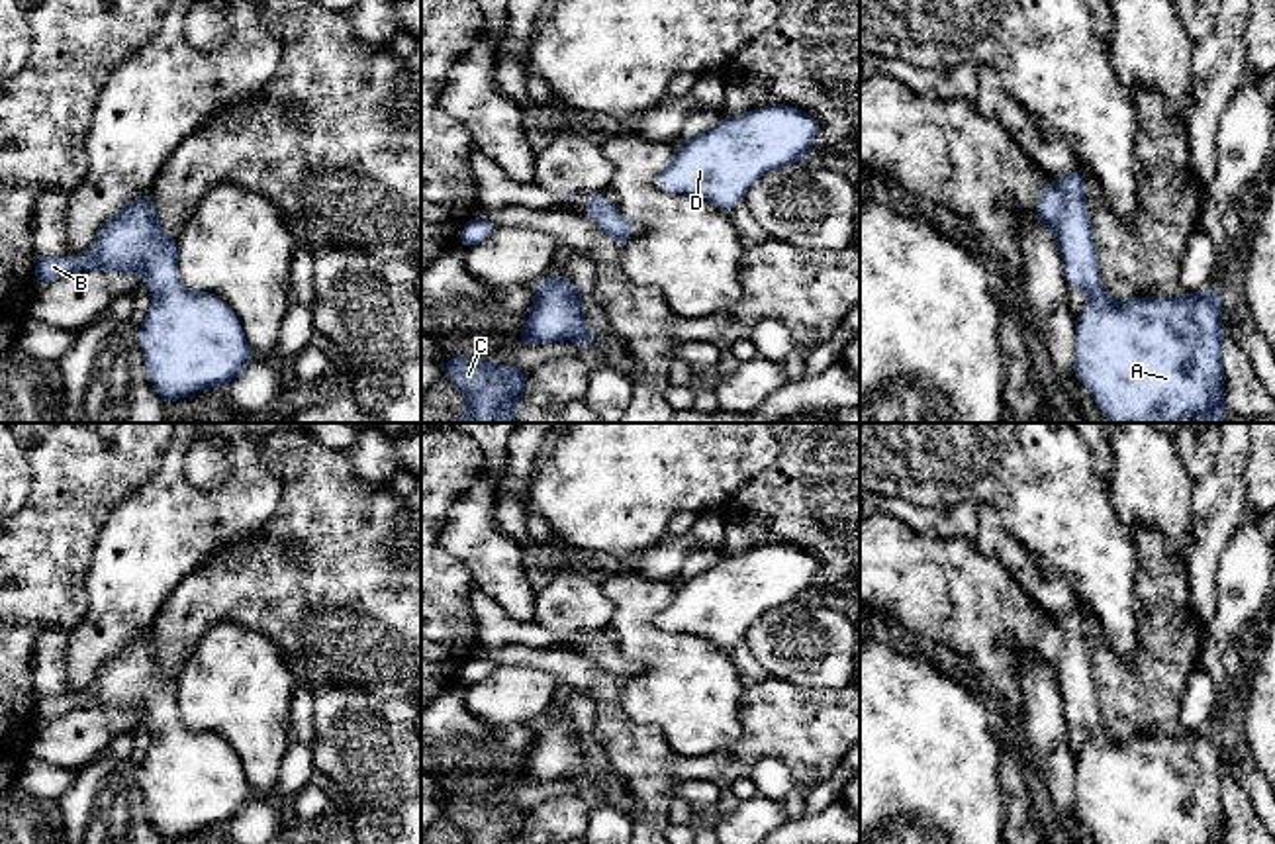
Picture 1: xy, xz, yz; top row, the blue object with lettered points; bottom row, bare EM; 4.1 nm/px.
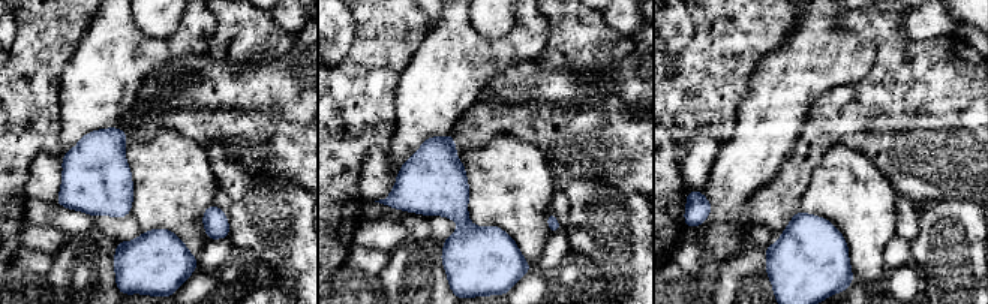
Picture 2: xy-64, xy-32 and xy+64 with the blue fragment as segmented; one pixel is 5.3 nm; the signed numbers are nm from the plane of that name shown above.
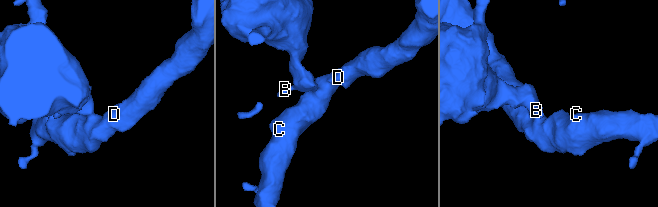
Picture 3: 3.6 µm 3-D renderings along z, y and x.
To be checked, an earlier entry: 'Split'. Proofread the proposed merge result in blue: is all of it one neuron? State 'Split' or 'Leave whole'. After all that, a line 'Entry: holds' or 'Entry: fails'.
Leave whole
Entry: fails

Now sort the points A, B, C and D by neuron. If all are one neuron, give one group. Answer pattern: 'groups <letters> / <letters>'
groups A B C D

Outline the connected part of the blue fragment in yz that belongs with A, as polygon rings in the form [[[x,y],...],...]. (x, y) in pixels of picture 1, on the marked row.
[[[1083,170],[1058,176],[1038,198],[1036,217],[1054,235],[1069,288],[1083,288],[1087,304],[1075,321],[1073,376],[1091,392],[1112,423],[1177,423],[1199,415],[1224,421],[1222,292],[1187,292],[1183,298],[1146,296],[1114,302],[1103,282]]]

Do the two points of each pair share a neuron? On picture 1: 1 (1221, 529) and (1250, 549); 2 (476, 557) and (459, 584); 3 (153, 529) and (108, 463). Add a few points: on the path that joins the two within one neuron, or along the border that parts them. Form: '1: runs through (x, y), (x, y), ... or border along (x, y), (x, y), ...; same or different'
1: border along (1244, 517), (1221, 557), (1215, 580); different
2: border along (443, 549), (469, 570), (476, 586); different
3: border along (157, 455), (157, 468), (114, 508), (102, 529); different

